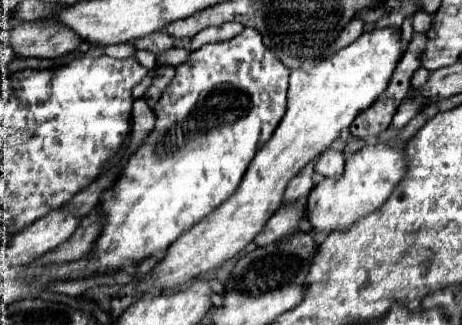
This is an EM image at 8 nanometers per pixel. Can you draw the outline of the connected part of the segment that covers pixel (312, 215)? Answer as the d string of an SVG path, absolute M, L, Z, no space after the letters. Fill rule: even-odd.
M393 140L389 144L373 144L355 152L347 164L345 172L339 180L323 178L307 198L307 218L313 232L335 232L347 230L355 220L375 212L389 196L391 190L399 184L405 174L405 152L397 148Z

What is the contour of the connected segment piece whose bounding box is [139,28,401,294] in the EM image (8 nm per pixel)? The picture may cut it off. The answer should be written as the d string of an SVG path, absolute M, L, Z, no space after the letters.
M387 28L365 32L331 58L323 62L311 60L293 70L289 80L287 112L275 128L275 134L257 150L235 194L173 242L165 252L165 258L141 280L139 290L143 294L151 294L151 290L181 286L219 268L225 260L231 260L237 252L241 252L281 206L287 182L323 150L327 150L343 132L347 132L355 116L383 94L399 60L401 32Z

